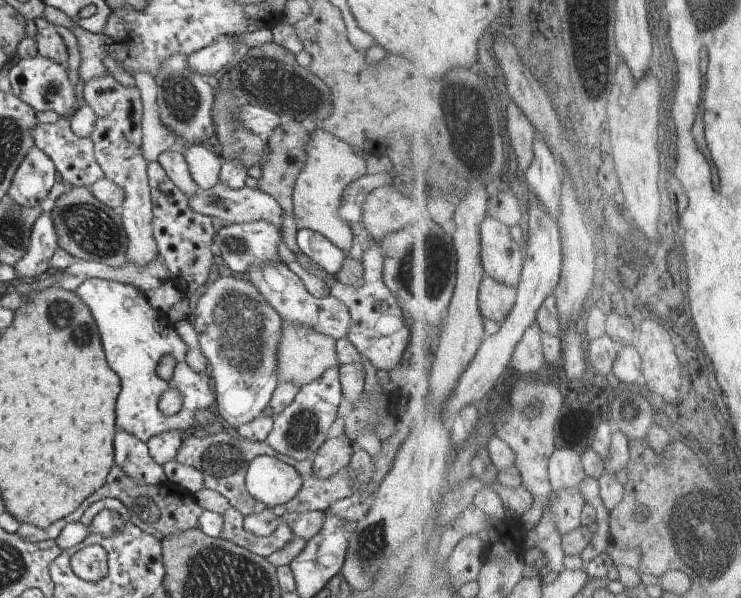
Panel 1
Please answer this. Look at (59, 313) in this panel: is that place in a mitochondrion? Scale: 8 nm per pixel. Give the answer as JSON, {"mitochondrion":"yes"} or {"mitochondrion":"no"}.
{"mitochondrion":"yes"}

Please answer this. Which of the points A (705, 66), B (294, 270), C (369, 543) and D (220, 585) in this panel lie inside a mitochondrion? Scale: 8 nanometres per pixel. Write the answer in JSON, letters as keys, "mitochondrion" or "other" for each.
{"A":"other","B":"other","C":"mitochondrion","D":"mitochondrion"}

